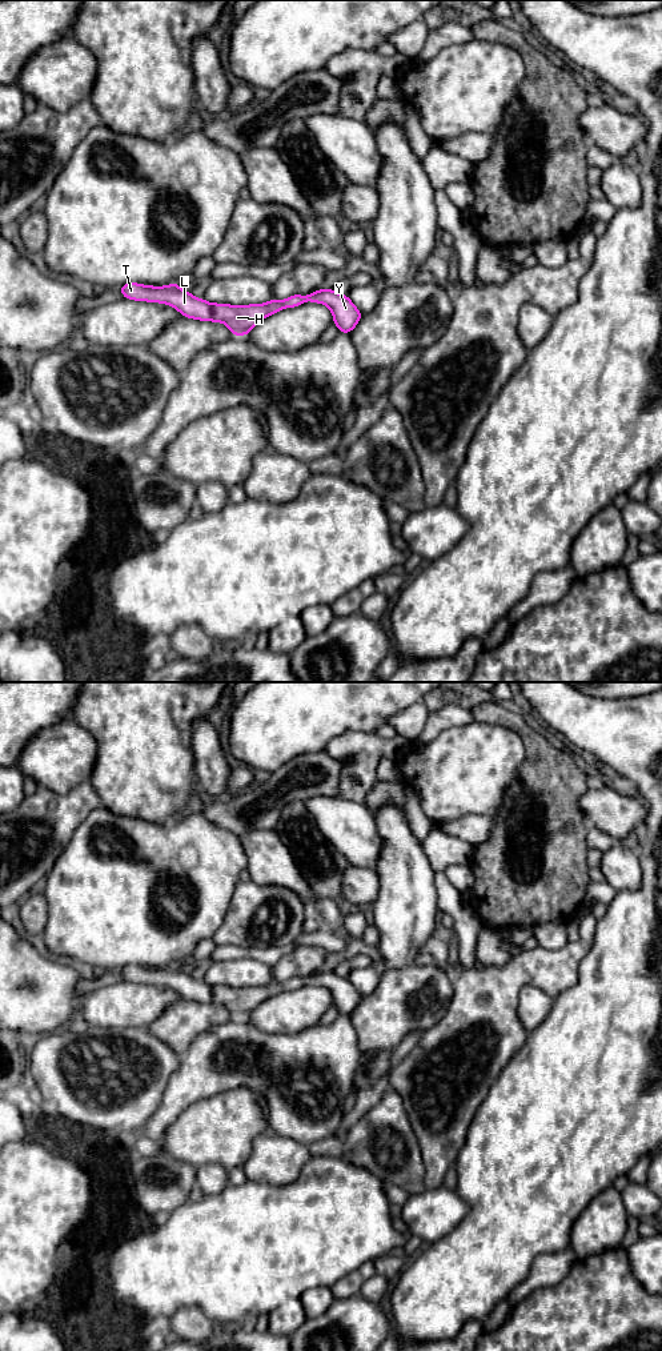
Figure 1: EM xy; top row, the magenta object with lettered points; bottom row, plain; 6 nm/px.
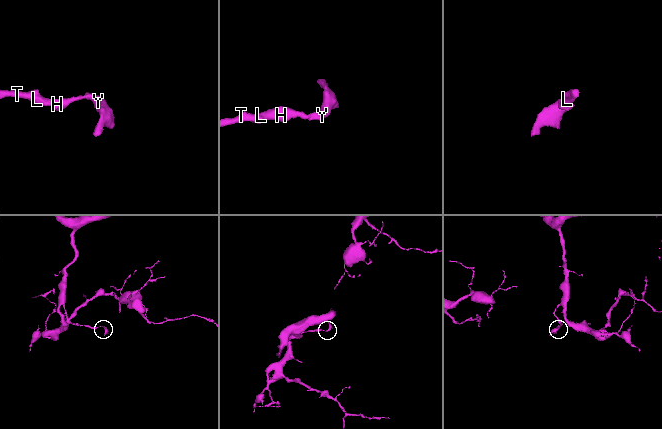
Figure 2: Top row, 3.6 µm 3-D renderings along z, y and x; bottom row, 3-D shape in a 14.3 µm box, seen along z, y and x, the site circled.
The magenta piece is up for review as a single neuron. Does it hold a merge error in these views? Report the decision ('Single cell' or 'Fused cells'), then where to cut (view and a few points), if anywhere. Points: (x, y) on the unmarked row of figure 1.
Single cell. No split

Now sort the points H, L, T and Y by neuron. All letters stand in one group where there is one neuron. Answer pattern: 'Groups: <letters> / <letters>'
Groups: H L T Y

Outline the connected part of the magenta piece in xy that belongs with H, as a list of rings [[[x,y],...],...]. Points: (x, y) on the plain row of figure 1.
[[[129,965],[121,967],[120,973],[124,981],[166,986],[188,1001],[222,1005],[233,1018],[246,1018],[265,999],[306,983],[325,986],[332,993],[333,1005],[341,1015],[349,1017],[362,999],[350,981],[334,971],[318,971],[308,978],[293,977],[282,983],[273,981],[265,986],[250,987],[212,986],[181,971],[177,965],[165,969]]]

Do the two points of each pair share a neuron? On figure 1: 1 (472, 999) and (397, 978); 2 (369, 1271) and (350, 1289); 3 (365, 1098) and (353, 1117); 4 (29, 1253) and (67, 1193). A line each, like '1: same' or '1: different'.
1: different
2: same
3: same
4: same

